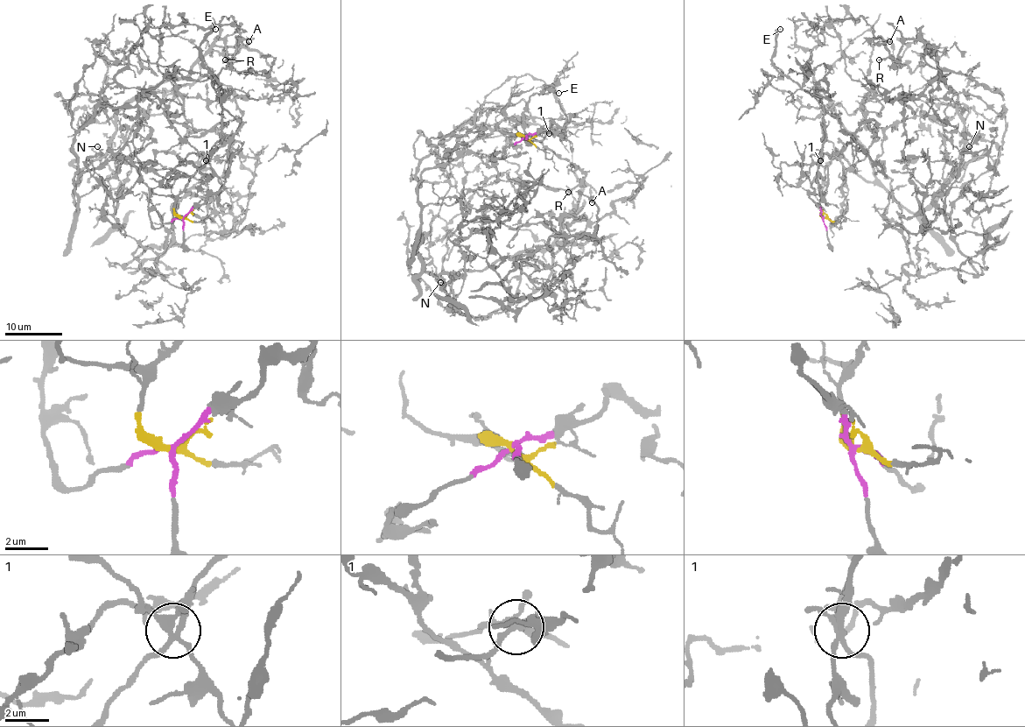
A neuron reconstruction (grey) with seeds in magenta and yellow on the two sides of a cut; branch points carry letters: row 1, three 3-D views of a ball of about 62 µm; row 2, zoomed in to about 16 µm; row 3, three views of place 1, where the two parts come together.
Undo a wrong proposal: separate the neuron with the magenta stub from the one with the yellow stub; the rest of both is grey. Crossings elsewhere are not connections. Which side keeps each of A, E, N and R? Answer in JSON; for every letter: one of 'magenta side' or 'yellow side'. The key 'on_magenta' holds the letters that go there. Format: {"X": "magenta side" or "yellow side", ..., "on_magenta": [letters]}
{"A": "magenta side", "E": "yellow side", "N": "magenta side", "R": "magenta side", "on_magenta": ["A", "N", "R"]}

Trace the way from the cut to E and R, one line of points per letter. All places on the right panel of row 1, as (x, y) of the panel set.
E: (824, 217), (823, 103), (773, 63), (780, 29)
R: (824, 217), (839, 227), (843, 157), (914, 213), (962, 163), (938, 58), (908, 38), (878, 60)

